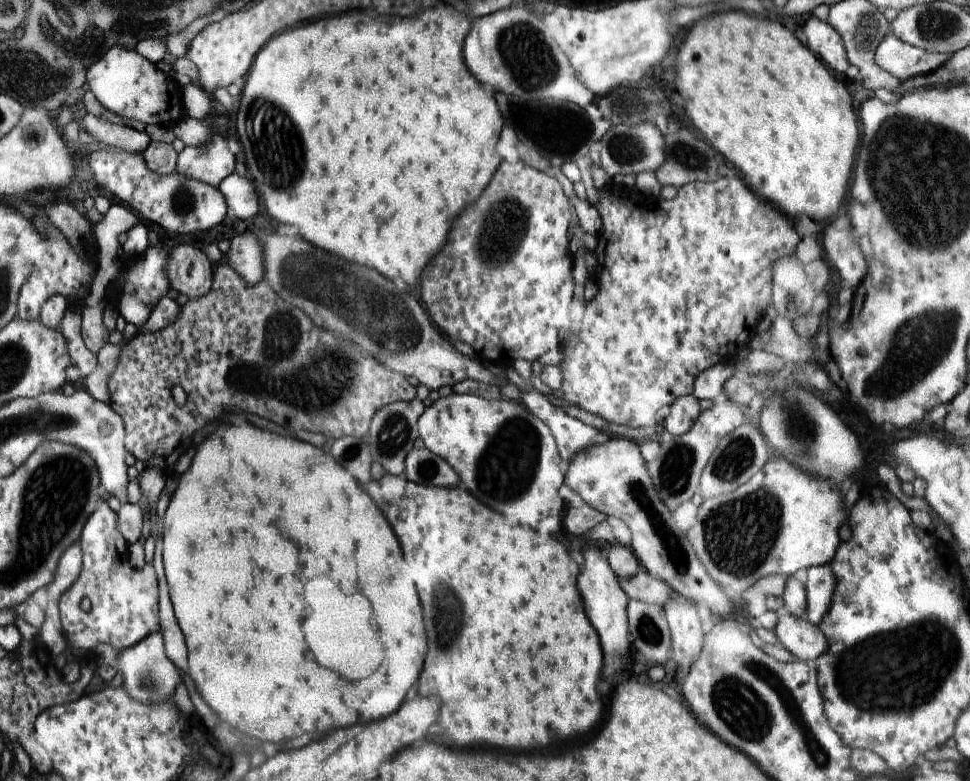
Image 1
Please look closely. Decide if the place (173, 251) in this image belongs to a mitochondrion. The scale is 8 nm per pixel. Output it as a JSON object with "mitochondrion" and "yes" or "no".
{"mitochondrion":"no"}

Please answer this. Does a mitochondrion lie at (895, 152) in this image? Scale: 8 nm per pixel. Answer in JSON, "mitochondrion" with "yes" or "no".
{"mitochondrion":"yes"}

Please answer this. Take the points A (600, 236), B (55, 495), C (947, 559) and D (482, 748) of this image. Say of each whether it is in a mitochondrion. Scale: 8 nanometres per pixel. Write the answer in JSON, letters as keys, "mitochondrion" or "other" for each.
{"A":"other","B":"mitochondrion","C":"other","D":"other"}

